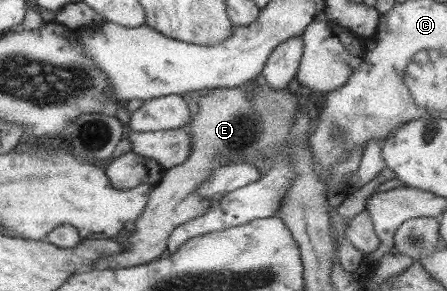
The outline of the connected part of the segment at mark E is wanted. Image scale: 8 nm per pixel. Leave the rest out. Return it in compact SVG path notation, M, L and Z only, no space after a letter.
M245 86L236 88L215 88L210 90L199 101L199 109L193 115L193 119L183 129L189 132L193 142L189 159L173 169L164 169L162 179L152 188L149 199L142 214L137 218L135 231L129 235L129 247L122 248L122 252L107 257L102 257L92 265L95 270L107 269L107 267L136 266L149 263L166 253L168 240L176 227L199 217L211 207L210 198L199 195L196 191L200 185L209 180L211 172L221 167L217 161L213 161L216 155L223 160L235 160L244 162L245 149L255 141L261 119L264 118L253 110L249 99L252 93Z

